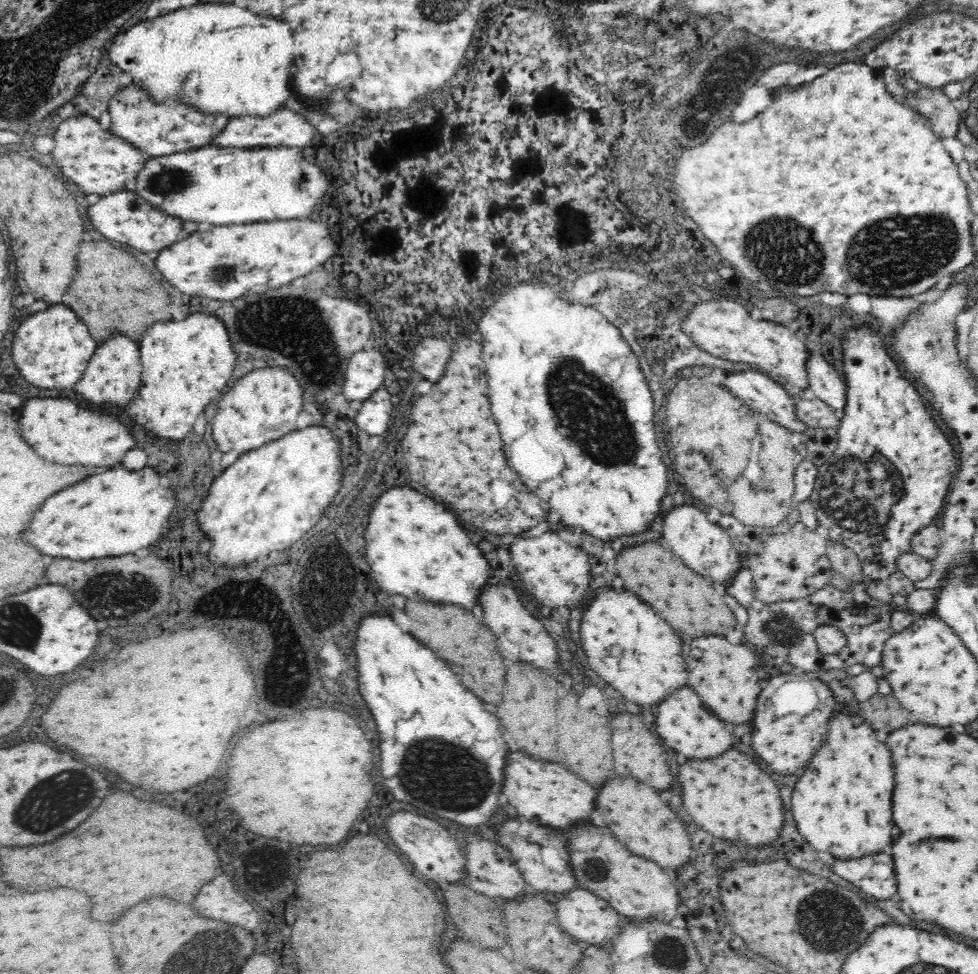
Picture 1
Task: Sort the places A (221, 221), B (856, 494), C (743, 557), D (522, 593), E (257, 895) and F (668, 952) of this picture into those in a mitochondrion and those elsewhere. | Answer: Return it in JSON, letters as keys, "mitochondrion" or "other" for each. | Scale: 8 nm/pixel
{"A":"other","B":"mitochondrion","C":"other","D":"other","E":"other","F":"mitochondrion"}

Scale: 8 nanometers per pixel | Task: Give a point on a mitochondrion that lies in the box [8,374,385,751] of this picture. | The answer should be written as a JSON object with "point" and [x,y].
{"point":[120,593]}

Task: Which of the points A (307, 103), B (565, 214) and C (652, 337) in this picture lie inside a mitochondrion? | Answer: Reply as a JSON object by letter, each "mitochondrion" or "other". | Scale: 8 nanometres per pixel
{"A":"other","B":"other","C":"other"}

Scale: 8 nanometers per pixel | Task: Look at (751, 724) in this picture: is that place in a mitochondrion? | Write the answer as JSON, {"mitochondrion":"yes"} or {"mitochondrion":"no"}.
{"mitochondrion":"no"}

